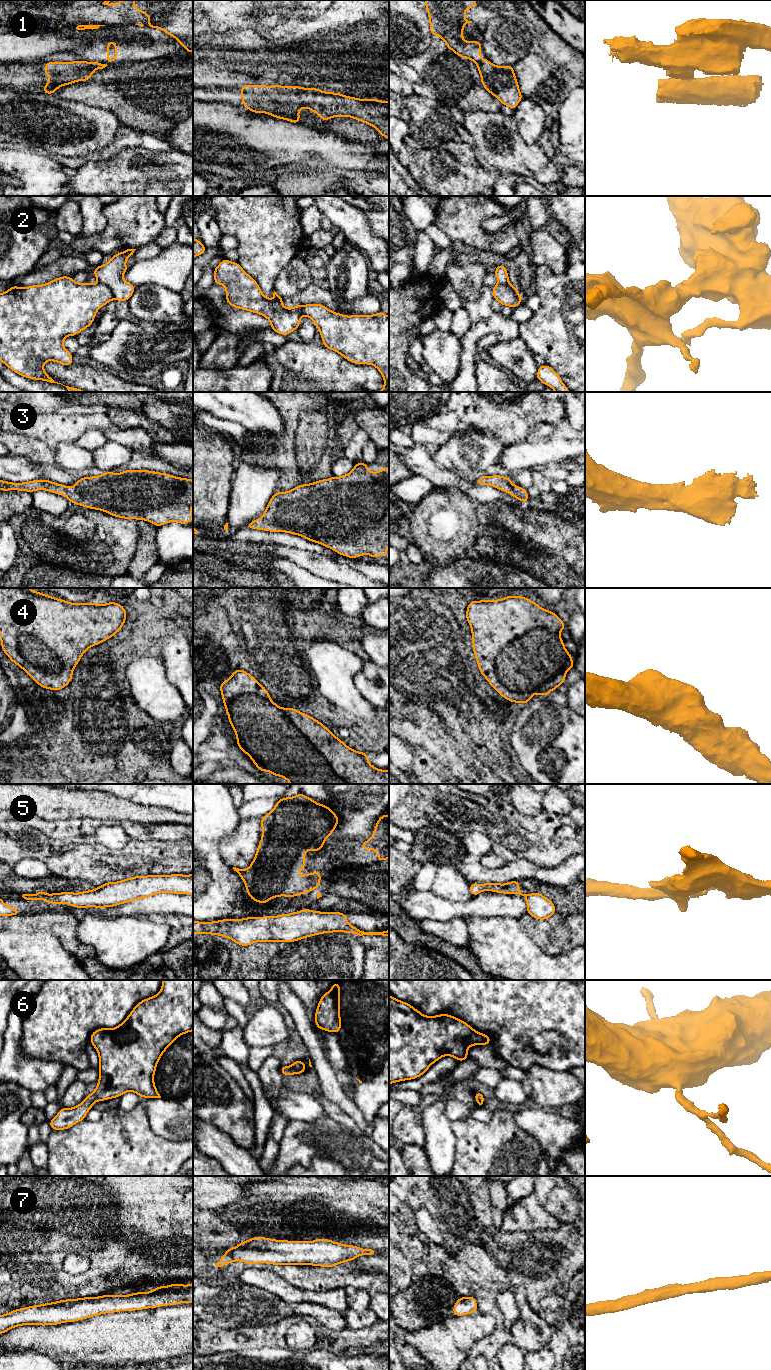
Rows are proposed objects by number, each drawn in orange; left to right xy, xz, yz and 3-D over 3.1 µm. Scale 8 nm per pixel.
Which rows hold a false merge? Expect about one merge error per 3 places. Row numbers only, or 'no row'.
1, 2, 5

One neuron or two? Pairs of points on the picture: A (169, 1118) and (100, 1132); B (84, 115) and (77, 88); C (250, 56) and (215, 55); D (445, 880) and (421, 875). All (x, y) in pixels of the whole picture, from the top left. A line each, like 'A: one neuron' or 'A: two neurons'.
A: two neurons
B: two neurons
C: one neuron
D: two neurons

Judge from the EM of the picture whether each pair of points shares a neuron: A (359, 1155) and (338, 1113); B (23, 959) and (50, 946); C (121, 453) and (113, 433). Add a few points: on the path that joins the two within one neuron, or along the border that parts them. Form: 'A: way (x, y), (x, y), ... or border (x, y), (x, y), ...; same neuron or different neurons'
A: border (327, 1115), (348, 1127), (354, 1133), (365, 1135); different neurons
B: way (30, 956), (40, 956), (43, 953); same neuron
C: border (108, 439), (126, 445), (135, 455); different neurons

